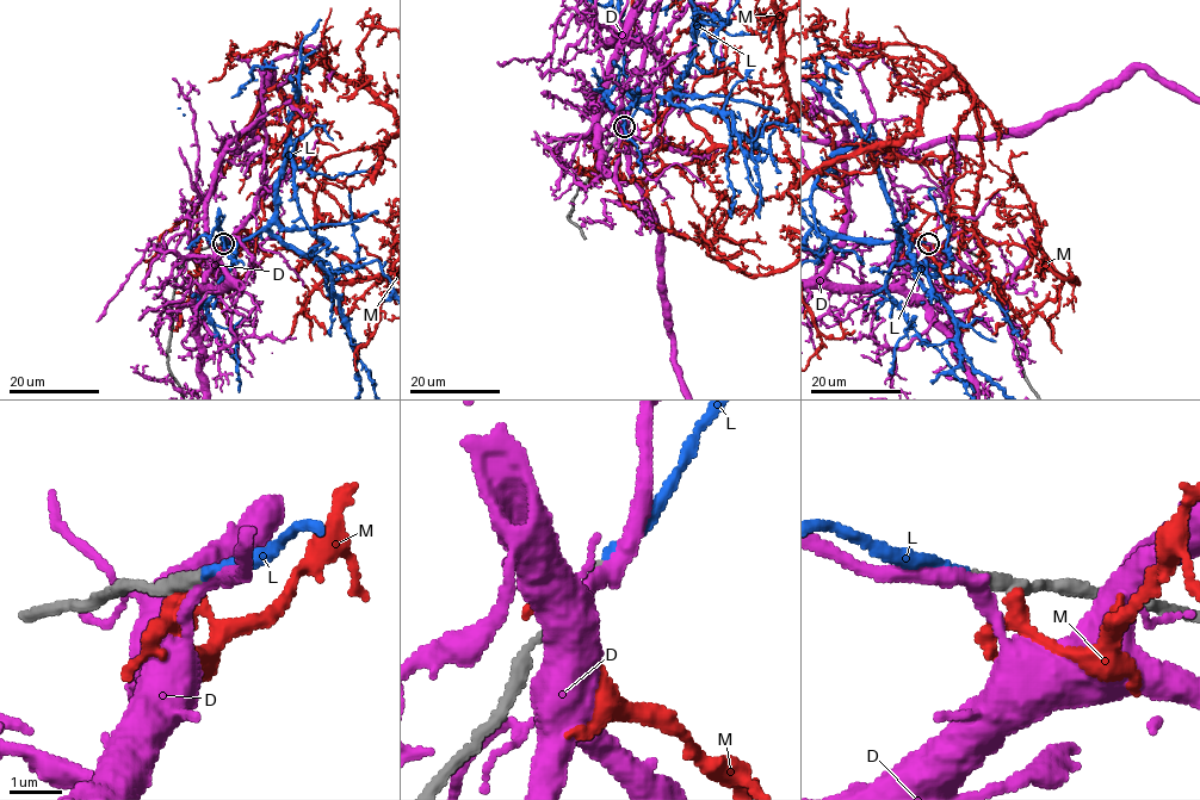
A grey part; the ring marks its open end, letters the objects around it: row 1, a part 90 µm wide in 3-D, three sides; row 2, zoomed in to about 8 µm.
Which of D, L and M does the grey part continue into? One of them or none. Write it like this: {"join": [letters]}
{"join": ["L"]}

